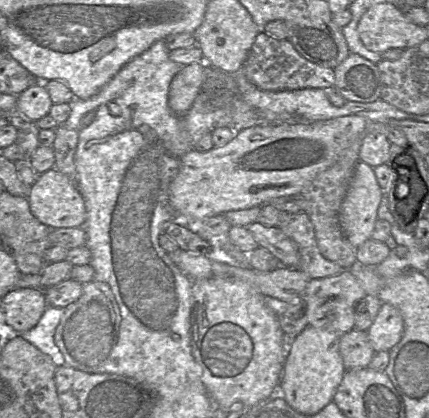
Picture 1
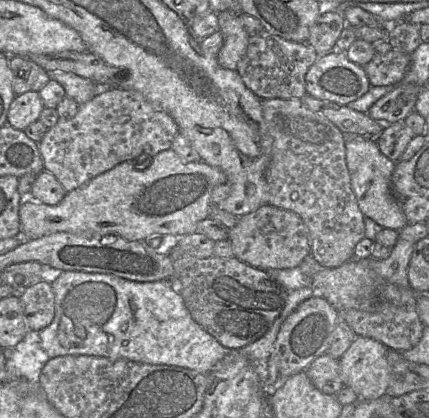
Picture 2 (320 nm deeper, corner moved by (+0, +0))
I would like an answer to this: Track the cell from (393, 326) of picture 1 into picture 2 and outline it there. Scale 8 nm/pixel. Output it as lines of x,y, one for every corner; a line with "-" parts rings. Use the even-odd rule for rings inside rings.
358,336
339,358
342,382
353,389
358,401
387,397
390,382
387,350
375,339

